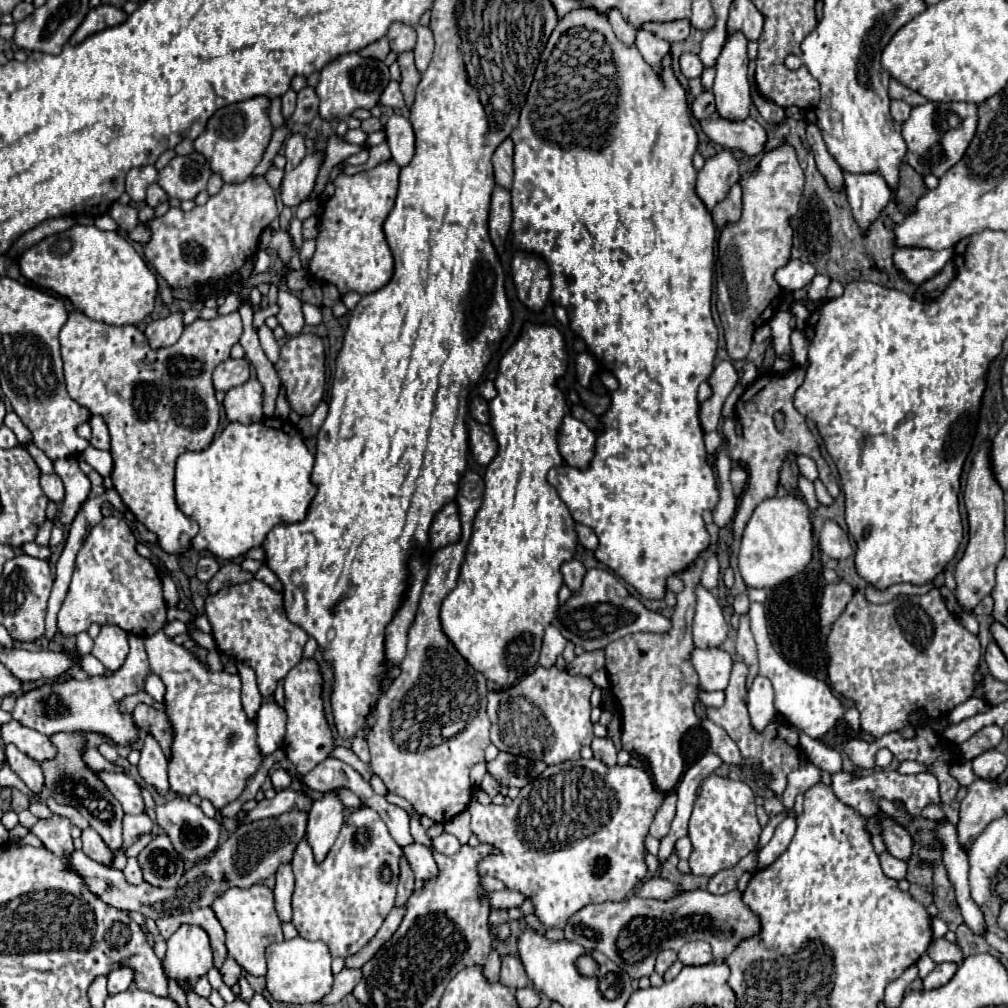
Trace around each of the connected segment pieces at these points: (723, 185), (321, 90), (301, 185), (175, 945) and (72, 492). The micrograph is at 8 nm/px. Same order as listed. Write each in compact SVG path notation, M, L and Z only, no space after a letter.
M719 152L705 160L703 170L697 174L697 194L713 210L729 192L729 188L739 180L739 166L731 152Z
M357 52L345 54L341 58L329 62L329 66L325 66L321 70L321 78L315 88L315 92L321 100L321 104L319 104L321 118L343 120L343 118L351 116L357 108L371 110L379 102L379 96L381 96L383 88L387 86L387 82L389 82L389 68L383 62L367 60L367 58L359 56Z
M323 152L307 154L297 168L285 174L281 184L281 202L285 206L295 208L313 192L321 162L323 162Z
M183 924L169 940L163 960L165 972L177 982L195 982L213 968L213 948L209 934L195 924Z
M61 458L53 466L55 466L55 474L65 484L65 500L61 504L61 516L59 518L65 526L69 526L73 522L73 518L77 516L77 512L81 510L81 506L85 504L85 500L89 498L91 482L83 474L83 470L79 468L77 458Z

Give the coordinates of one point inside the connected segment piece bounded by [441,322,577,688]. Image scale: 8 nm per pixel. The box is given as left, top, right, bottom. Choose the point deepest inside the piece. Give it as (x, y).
(506, 595)

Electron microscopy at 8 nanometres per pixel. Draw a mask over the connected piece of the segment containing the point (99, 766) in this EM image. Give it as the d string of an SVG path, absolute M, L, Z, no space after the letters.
M85 750L85 754L83 754L83 758L85 758L85 762L89 764L89 766L93 766L95 770L101 770L101 772L125 772L125 768L123 766L119 766L119 764L115 764L115 762L109 762L109 760L105 760L97 750Z

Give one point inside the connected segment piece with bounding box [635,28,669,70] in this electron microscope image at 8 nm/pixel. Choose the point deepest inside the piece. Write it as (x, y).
(652, 49)

